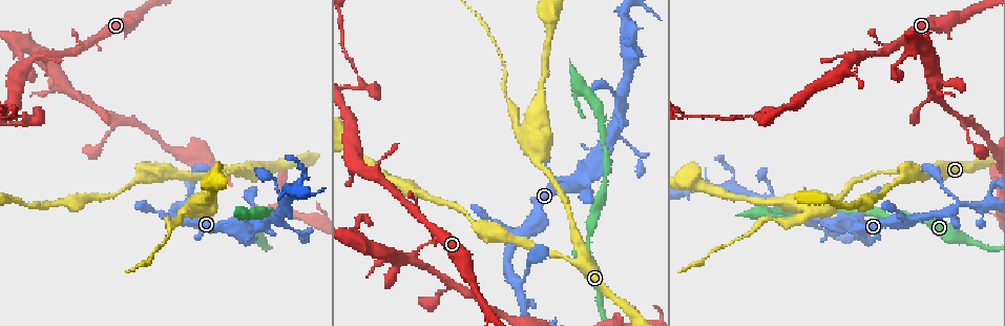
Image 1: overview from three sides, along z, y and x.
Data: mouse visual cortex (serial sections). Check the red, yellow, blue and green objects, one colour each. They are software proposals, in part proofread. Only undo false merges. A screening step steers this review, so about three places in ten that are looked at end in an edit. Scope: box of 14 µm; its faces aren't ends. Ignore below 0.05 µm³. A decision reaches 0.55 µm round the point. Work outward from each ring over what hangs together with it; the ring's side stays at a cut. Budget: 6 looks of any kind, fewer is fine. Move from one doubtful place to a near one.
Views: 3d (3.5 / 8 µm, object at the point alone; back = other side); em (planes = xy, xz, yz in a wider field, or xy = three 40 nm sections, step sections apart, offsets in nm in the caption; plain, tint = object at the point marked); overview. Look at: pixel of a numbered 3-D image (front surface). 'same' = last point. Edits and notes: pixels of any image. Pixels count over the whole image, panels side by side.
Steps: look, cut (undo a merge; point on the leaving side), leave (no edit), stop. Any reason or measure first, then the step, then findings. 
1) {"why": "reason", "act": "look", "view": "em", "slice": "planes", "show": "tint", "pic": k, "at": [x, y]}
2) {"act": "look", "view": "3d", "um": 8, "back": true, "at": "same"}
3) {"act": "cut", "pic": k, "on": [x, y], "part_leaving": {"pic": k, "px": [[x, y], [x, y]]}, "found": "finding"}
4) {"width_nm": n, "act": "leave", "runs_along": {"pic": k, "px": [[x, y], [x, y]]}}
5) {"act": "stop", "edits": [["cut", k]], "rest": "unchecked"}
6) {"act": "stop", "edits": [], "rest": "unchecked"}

{"act": "look", "view": "3d", "um": 3.5, "pic": 1, "at": [295, 182]}

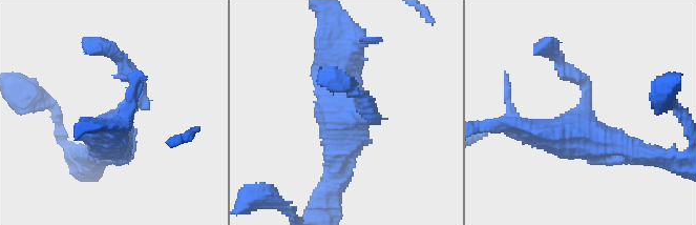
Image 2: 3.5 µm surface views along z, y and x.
{"arms": 3, "arm_widths_nm": [150, 300, 350], "why": "need the tissue", "act": "look", "view": "em", "slice": "xy", "step": 2, "show": "tint", "pic": 2, "at": [350, 118]}

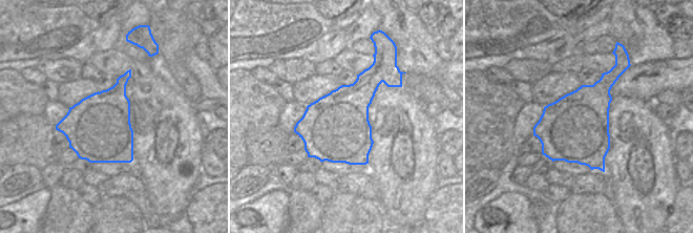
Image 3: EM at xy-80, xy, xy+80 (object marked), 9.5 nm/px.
{"act": "leave", "runs_along": {"pic": 2, "px": [[650, 157], [617, 140], [519, 124]]}, "found": "continuous, no second cell"}

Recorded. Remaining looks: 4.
{"why": "arms part here", "act": "look", "view": "3d", "um": 3.5, "pic": 1, "at": [977, 202]}

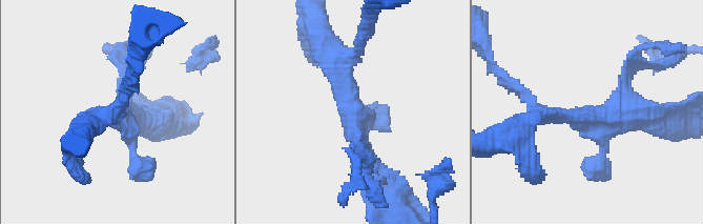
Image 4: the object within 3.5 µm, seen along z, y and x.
{"why": "shape alone is not enough", "act": "look", "view": "em", "slice": "xy", "step": 1, "show": "tint", "pic": 4, "at": [351, 117]}

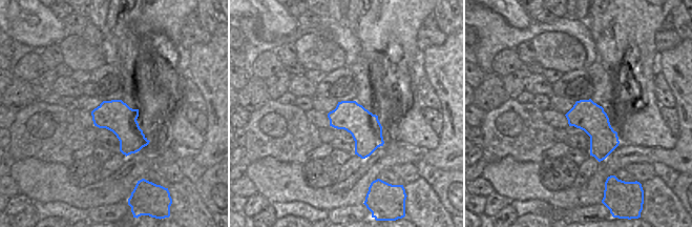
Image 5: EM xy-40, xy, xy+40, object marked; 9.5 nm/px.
{"act": "leave", "runs_along": {"pic": 4, "px": [[333, 51], [352, 126], [378, 175]]}, "found": "continuous, no second cell"}

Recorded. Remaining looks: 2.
{"why": "two arms in line, one across", "act": "look", "view": "3d", "um": 8, "pic": 1, "at": [583, 253]}

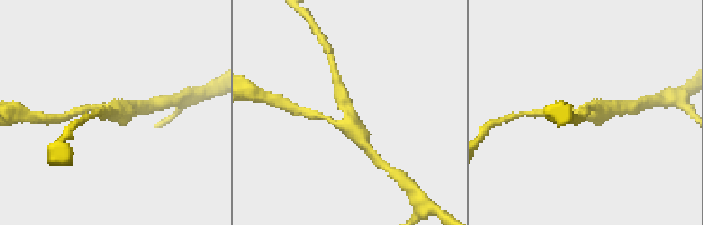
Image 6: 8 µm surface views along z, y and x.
{"arms": 3, "arm_widths_nm": [200, 350, 450], "why": "need the tissue", "act": "look", "view": "em", "slice": "xy", "step": 2, "show": "tint", "pic": 6, "at": [114, 115]}

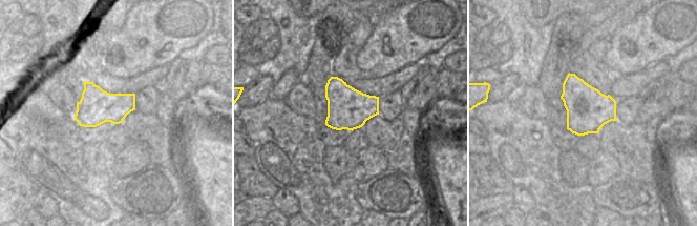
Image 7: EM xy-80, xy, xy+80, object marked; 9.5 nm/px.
{"act": "leave", "runs_along": {"pic": 6, "px": [[364, 144], [352, 129], [342, 95]]}, "found": "one cell here"}

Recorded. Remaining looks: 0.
{"act": "stop", "edits": [], "rest": "unchecked"}

